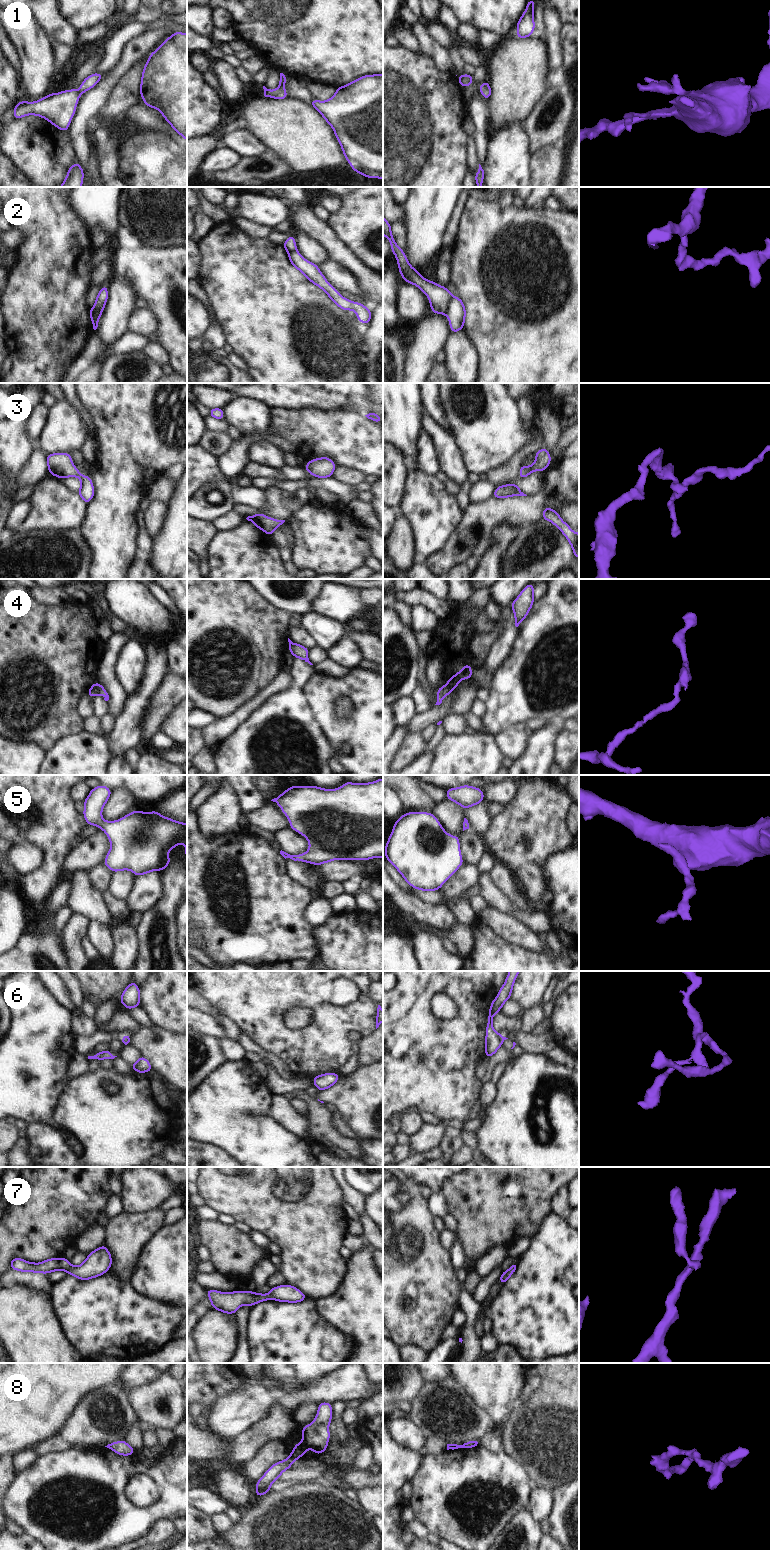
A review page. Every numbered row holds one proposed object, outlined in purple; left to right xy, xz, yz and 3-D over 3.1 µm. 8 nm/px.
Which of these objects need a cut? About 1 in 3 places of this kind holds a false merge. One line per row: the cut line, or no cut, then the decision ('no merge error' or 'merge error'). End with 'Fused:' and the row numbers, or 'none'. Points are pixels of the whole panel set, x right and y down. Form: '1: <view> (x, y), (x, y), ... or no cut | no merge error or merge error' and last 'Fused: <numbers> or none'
1: no cut | no merge error
2: yz (454, 297), (446, 314) | merge error
3: no cut | no merge error
4: xy (93, 684), (97, 693) | merge error
5: no cut | no merge error
6: yz (504, 1037), (502, 1040) | merge error
7: no cut | no merge error
8: xz (303, 1441), (307, 1447) | merge error
Fused: 2, 4, 6, 8

